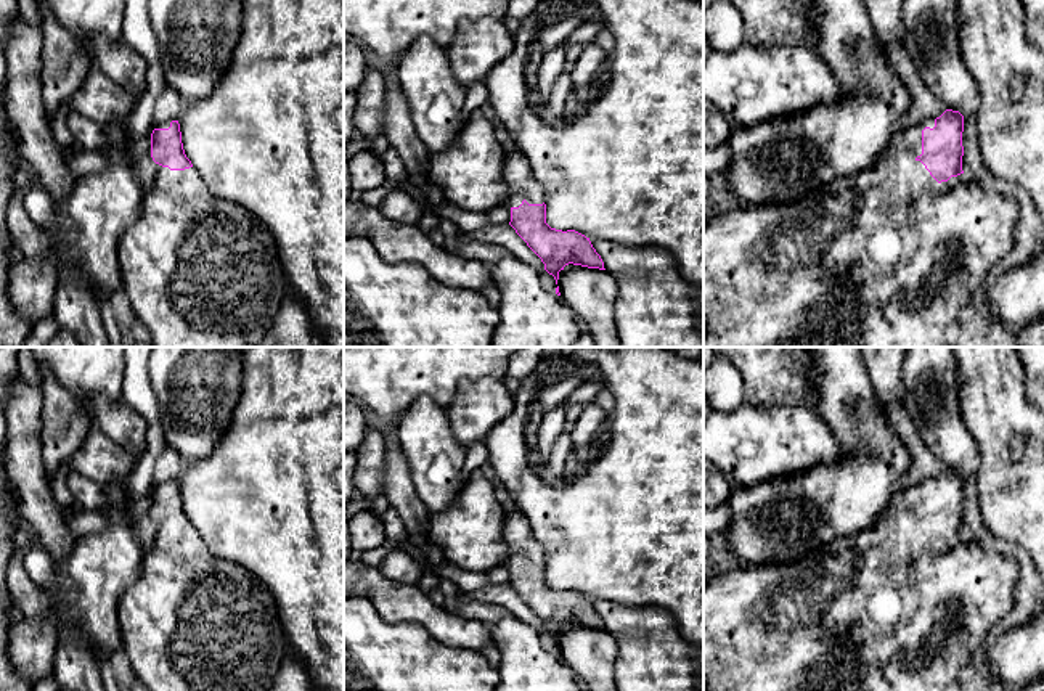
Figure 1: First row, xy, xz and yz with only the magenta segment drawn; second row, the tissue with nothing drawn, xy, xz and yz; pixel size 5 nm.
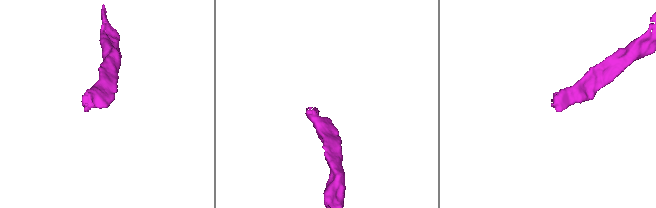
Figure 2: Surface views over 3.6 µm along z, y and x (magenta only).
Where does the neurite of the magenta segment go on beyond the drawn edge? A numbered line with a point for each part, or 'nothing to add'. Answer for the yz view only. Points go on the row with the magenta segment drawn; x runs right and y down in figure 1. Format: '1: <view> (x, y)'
1: yz (889, 257)

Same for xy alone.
1: xy (199, 272)

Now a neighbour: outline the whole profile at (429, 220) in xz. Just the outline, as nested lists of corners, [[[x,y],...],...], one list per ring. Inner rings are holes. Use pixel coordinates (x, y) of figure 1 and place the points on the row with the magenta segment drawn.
[[[426,209],[416,227],[427,235],[430,230],[447,225],[434,211]]]

